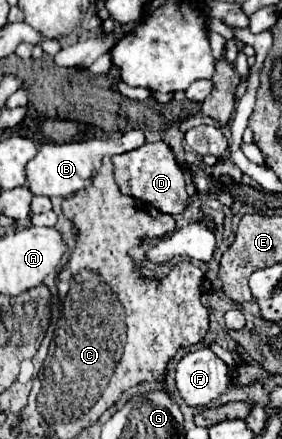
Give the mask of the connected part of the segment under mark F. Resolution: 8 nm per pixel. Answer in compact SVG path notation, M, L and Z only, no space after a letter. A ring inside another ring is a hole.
M212 349L186 353L176 367L176 387L188 405L210 405L230 389L228 365Z

